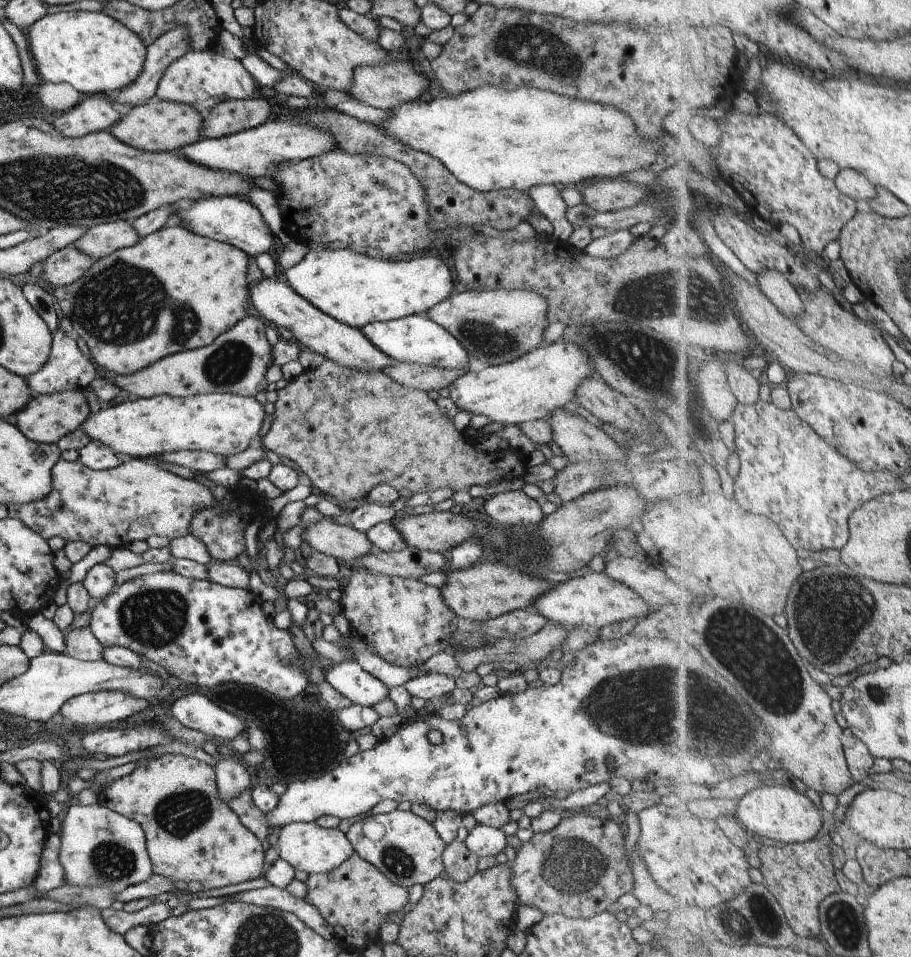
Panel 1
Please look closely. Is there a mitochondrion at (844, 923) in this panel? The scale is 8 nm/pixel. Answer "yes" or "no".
yes

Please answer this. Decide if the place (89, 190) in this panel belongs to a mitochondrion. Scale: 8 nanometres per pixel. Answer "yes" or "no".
yes

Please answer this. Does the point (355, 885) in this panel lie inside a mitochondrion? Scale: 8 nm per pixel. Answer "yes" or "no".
no

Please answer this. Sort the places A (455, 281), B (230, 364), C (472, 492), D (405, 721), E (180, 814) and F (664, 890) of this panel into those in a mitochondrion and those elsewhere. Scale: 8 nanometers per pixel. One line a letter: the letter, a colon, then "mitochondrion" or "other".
A: other
B: mitochondrion
C: other
D: other
E: mitochondrion
F: other

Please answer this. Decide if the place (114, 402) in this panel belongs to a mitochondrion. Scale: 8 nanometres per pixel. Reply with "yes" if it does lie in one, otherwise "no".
no

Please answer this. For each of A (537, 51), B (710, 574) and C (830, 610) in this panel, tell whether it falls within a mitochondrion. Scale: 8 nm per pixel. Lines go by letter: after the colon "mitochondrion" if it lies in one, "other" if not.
A: mitochondrion
B: other
C: mitochondrion

